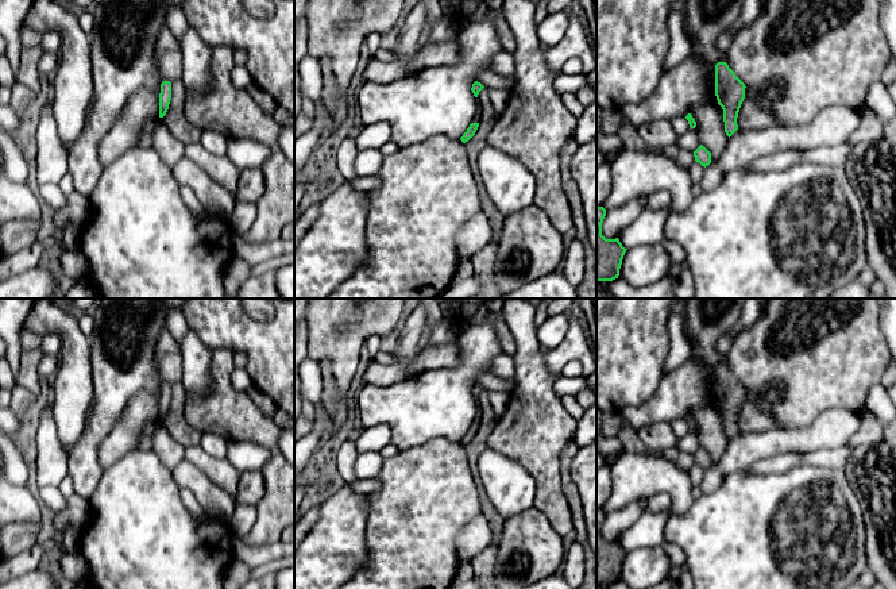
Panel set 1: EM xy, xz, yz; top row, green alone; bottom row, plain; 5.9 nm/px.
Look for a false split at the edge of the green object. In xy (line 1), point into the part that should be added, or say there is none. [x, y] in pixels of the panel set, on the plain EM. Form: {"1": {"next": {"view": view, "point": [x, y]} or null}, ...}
{"1": {"next": null}}

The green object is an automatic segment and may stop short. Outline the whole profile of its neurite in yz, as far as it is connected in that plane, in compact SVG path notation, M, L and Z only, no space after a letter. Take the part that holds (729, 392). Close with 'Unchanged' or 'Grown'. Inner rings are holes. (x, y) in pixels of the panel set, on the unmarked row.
M726 365L715 367L715 399L723 412L725 435L730 440L737 432L737 420L745 401L745 386Z. Unchanged

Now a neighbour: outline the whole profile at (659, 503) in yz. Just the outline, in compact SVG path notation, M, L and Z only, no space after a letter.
M660 493L648 498L645 512L663 512L668 507L671 507L669 497L664 493Z

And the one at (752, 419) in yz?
M745 390L745 401L741 407L737 427L739 434L764 432L777 428L780 424L756 404L756 393Z

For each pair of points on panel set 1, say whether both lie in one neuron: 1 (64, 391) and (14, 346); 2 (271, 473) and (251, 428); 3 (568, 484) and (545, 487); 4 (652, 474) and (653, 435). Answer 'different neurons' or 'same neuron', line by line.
1: different neurons
2: same neuron
3: different neurons
4: different neurons

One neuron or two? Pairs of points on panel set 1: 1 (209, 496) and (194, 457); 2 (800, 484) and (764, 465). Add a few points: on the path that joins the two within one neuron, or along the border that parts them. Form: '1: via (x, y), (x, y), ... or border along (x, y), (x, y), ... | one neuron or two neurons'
1: border along (185, 458), (224, 488) | two neurons
2: border along (810, 465), (795, 465), (783, 472), (753, 476) | two neurons

